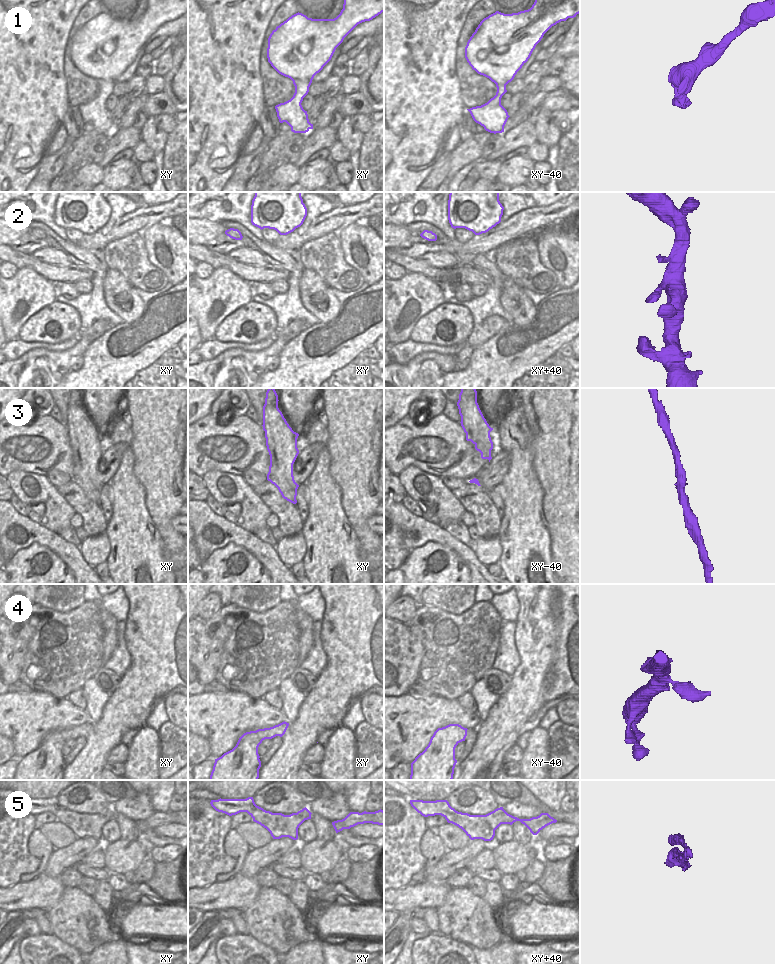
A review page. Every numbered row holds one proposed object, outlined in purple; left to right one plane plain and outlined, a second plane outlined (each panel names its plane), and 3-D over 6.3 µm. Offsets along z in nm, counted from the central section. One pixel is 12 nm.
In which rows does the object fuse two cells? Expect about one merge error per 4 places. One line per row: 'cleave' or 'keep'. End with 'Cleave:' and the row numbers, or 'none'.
1: keep
2: keep
3: keep
4: keep
5: cleave
Cleave: 5

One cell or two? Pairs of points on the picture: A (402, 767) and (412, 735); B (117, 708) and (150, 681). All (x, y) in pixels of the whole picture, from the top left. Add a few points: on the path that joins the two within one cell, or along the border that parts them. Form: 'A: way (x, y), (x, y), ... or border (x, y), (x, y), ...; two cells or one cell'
A: border (401, 760), (410, 764); two cells
B: way (125, 706), (142, 689); one cell

